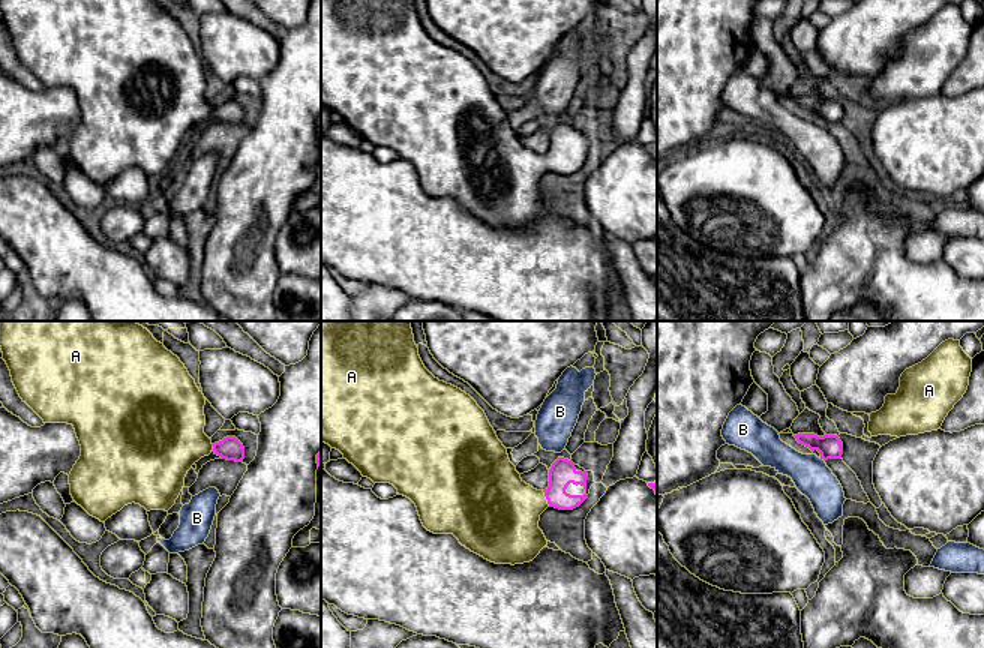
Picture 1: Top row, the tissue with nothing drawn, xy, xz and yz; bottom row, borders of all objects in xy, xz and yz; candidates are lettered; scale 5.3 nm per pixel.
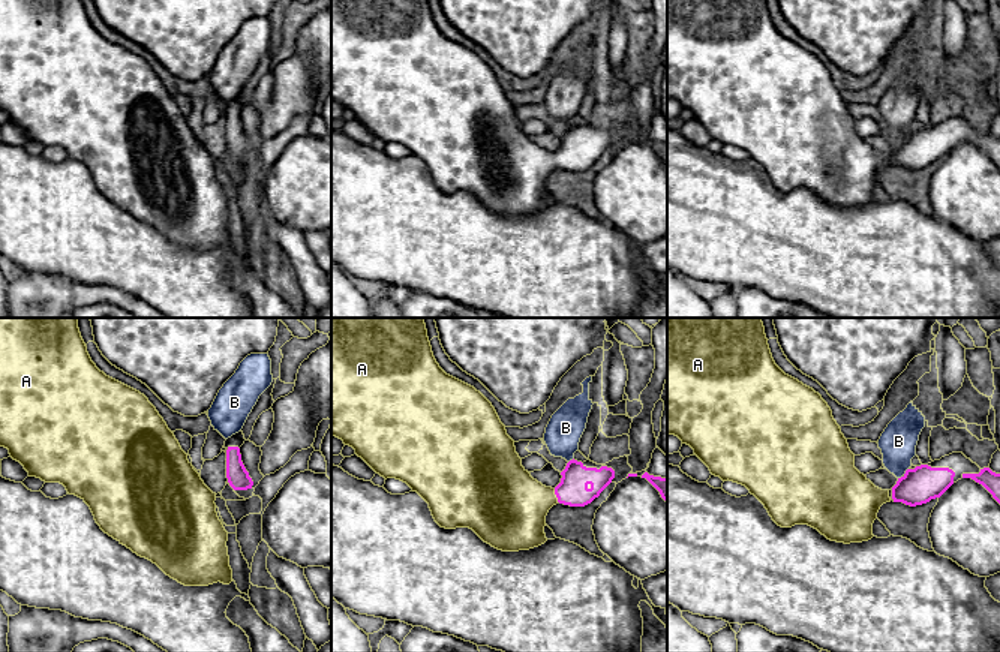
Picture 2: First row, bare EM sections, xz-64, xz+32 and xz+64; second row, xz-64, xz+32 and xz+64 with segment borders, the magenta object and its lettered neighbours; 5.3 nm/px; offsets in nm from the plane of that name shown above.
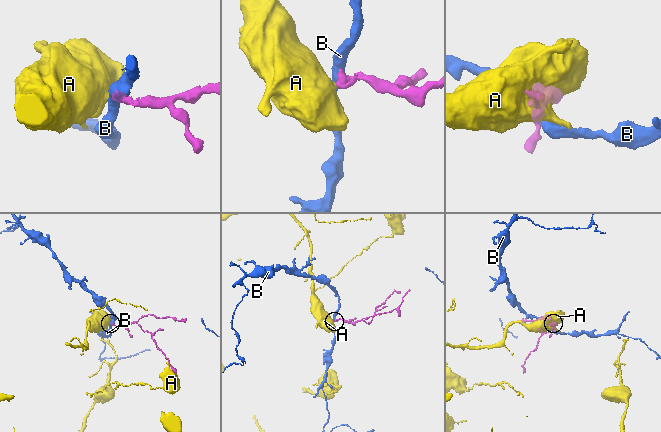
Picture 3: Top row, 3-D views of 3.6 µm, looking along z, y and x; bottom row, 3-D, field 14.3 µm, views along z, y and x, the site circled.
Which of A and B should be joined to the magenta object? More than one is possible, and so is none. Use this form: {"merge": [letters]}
{"merge": ["A"]}

